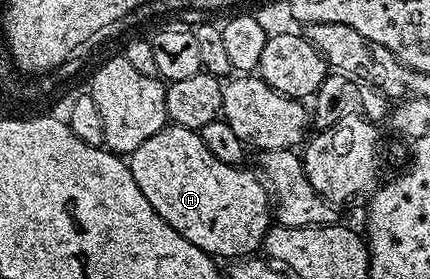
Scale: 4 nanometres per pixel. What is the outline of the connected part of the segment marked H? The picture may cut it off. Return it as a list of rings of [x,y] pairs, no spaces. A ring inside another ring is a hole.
[[[164,125],[155,131],[153,137],[145,141],[129,157],[129,166],[133,173],[133,181],[149,197],[149,205],[157,209],[157,213],[181,237],[193,241],[197,249],[215,257],[215,217],[223,211],[223,201],[235,201],[233,193],[239,193],[239,185],[245,185],[245,169],[242,166],[225,165],[225,161],[217,161],[213,153],[201,141],[198,131],[190,131],[184,127]],[[225,189],[235,189],[225,193]]]

